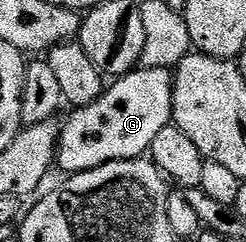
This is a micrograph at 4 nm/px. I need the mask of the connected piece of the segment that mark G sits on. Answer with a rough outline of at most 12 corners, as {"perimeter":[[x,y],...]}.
{"perimeter":[[139,66],[61,124],[66,173],[143,158],[174,118],[171,68]]}

